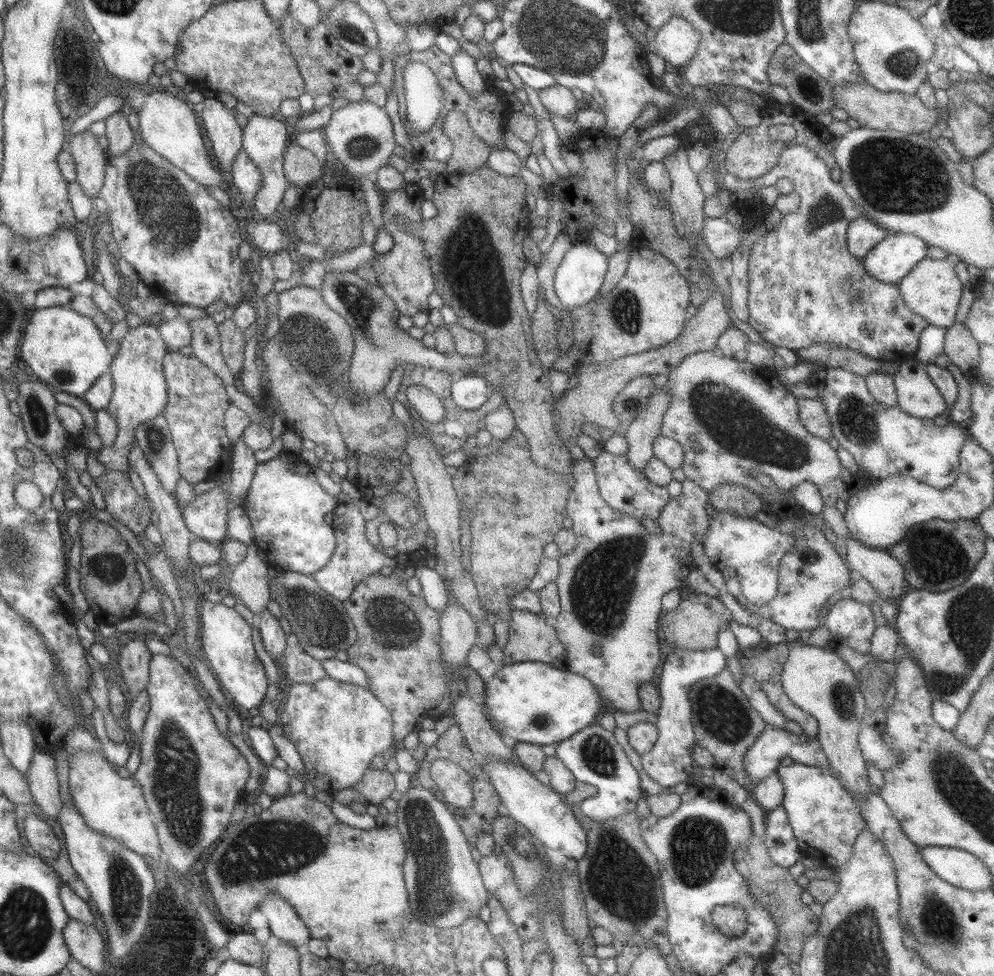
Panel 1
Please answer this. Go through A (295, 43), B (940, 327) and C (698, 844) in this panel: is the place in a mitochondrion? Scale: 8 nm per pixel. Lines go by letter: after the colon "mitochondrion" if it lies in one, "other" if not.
A: other
B: other
C: mitochondrion

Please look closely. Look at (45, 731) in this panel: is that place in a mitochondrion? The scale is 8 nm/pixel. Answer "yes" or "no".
no

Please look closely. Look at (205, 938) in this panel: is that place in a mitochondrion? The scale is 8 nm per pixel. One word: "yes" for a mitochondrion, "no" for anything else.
no

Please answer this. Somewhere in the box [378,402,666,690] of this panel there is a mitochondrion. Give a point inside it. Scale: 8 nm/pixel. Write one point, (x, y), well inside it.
(601, 586)

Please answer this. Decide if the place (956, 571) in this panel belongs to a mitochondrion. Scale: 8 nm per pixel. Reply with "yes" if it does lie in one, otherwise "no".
yes

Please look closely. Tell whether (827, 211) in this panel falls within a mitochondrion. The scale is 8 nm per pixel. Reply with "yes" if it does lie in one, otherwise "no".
yes

